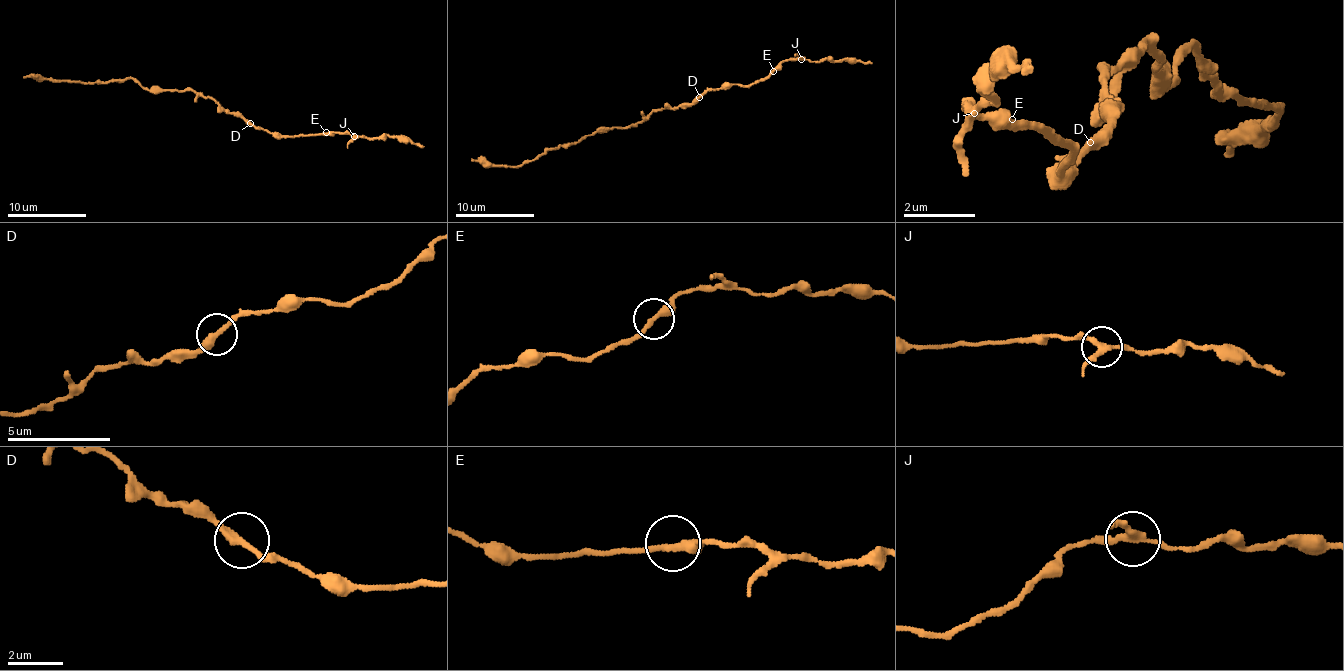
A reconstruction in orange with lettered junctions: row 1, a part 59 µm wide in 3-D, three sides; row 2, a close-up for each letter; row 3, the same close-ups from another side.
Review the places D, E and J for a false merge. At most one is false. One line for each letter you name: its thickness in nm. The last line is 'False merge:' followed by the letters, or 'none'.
D: 280 nm thick
False merge: D

